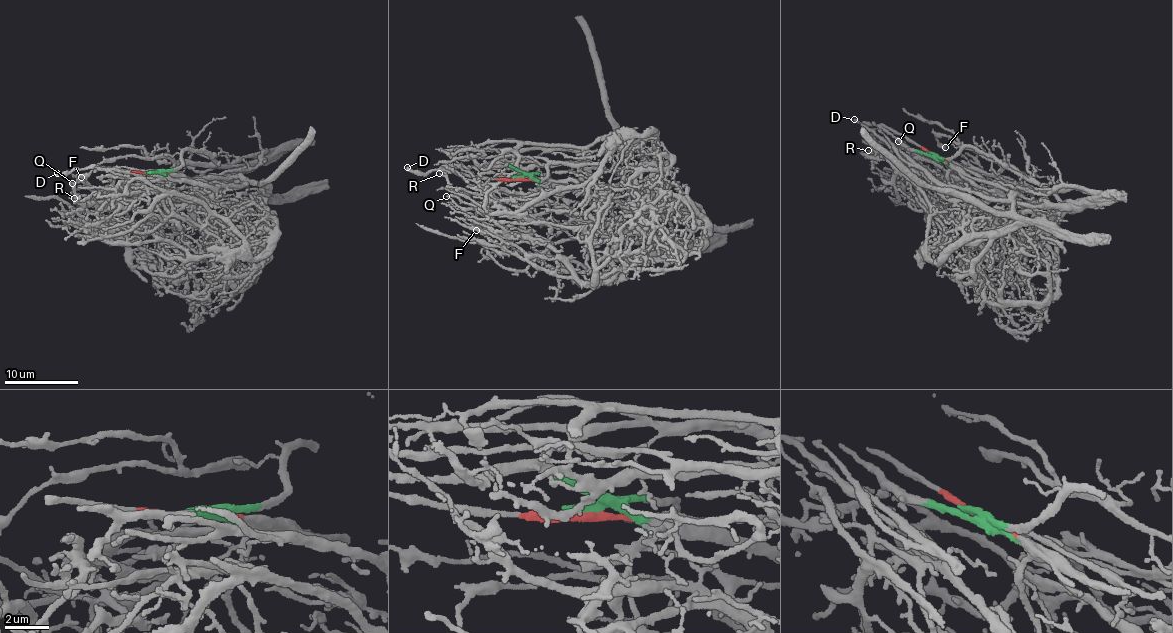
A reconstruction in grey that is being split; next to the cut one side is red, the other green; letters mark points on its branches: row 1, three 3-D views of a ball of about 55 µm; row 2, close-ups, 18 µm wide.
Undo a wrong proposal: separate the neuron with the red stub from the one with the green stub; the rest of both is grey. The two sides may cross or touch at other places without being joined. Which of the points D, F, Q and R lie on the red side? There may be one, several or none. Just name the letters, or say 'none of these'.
D

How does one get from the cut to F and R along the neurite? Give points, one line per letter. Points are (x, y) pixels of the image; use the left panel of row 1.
F: (151, 171), (181, 166), (190, 149), (208, 151), (215, 162), (105, 160), (80, 178)
R: (151, 171), (163, 175), (135, 188), (117, 205), (89, 188), (74, 192), (88, 202), (83, 209), (74, 197)

